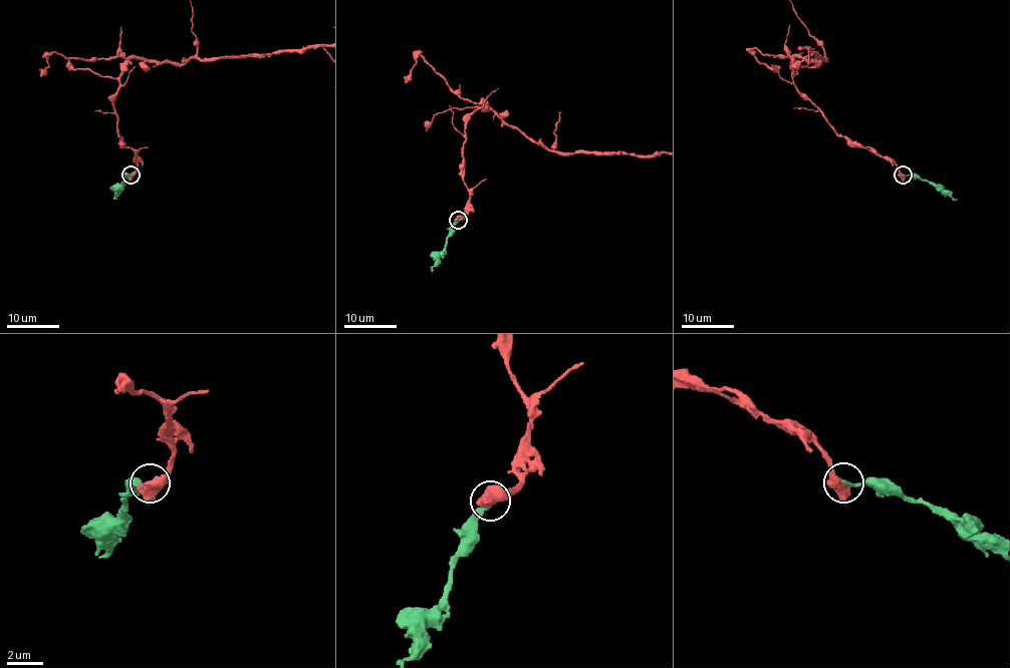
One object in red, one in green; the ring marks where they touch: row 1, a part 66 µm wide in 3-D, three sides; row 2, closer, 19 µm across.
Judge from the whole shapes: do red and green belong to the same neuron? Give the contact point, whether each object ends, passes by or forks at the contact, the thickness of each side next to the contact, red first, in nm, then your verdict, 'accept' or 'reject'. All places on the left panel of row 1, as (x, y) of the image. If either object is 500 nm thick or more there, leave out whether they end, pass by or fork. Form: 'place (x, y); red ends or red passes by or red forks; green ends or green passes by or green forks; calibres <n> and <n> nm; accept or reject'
place (131, 175); calibres 850 and 240 nm; reject

